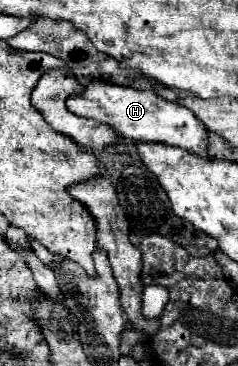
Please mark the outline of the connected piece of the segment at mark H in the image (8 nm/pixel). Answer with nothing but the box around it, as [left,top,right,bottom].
[68,82,210,158]

